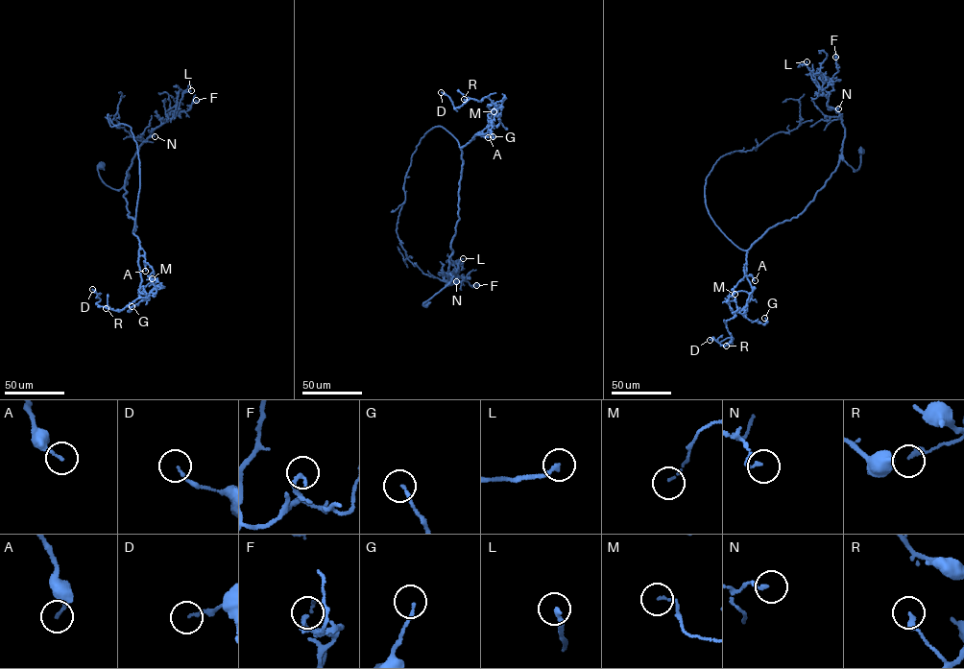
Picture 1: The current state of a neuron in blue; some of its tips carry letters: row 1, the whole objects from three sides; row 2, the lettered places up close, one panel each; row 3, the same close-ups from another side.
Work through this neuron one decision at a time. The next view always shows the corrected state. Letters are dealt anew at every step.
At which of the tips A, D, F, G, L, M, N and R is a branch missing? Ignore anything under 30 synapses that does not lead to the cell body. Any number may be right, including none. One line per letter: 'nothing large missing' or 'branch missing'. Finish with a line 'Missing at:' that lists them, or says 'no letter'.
A: nothing large missing
D: nothing large missing
F: nothing large missing
G: nothing large missing
L: nothing large missing
M: nothing large missing
N: nothing large missing
R: nothing large missing
Missing at: no letter

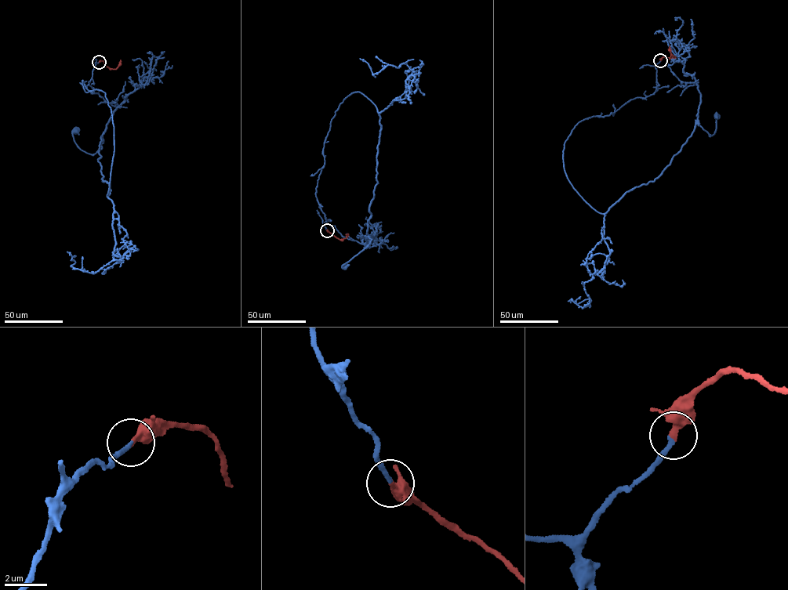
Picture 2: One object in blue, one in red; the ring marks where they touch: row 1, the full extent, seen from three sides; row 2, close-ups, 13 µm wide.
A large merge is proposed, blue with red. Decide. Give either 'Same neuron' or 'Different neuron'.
Same neuron

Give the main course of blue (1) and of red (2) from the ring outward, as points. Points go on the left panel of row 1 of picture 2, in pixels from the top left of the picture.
1: (99, 62), (82, 82), (104, 92), (111, 110), (107, 196), (102, 141), (89, 153), (75, 131)
2: (99, 61), (103, 61), (106, 66), (115, 69), (120, 60)

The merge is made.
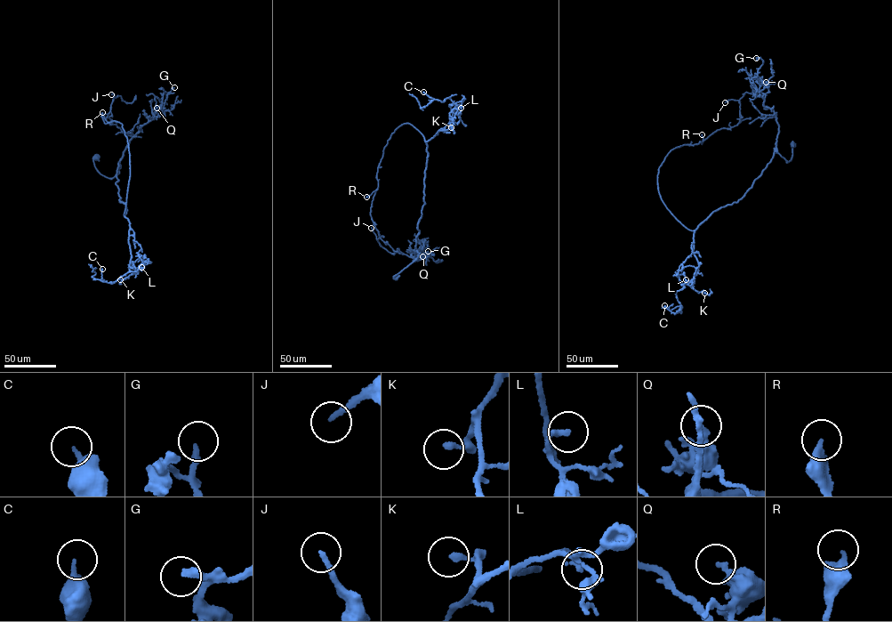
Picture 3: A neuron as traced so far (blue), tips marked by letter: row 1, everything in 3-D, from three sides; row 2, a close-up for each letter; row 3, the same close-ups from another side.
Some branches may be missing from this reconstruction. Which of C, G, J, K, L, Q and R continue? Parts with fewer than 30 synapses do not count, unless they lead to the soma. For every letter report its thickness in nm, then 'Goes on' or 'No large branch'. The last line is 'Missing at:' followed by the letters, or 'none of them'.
C: Thickness 280 nm. No large branch
G: Thickness 240 nm. Goes on
J: Thickness 180 nm. Goes on
K: Thickness 140 nm. No large branch
L: Thickness 200 nm. No large branch
Q: Thickness 180 nm. No large branch
R: Thickness 320 nm. No large branch
Missing at: G, J

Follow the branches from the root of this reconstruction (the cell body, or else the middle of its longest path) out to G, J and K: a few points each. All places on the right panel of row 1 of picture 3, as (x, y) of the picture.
G: (793, 144), (791, 157), (787, 162), (775, 150), (778, 125), (759, 93), (758, 69), (763, 62), (756, 58)
J: (793, 144), (688, 230), (658, 169), (737, 125), (739, 102), (725, 102)
K: (793, 144), (791, 159), (775, 151), (744, 195), (694, 230), (698, 268), (686, 284), (704, 293)

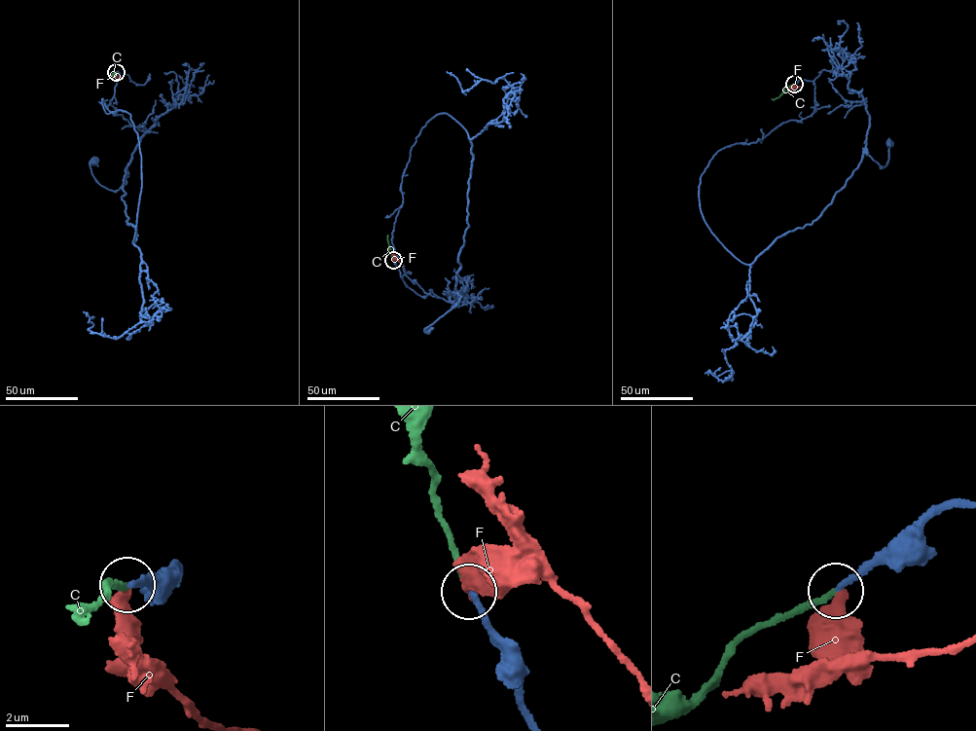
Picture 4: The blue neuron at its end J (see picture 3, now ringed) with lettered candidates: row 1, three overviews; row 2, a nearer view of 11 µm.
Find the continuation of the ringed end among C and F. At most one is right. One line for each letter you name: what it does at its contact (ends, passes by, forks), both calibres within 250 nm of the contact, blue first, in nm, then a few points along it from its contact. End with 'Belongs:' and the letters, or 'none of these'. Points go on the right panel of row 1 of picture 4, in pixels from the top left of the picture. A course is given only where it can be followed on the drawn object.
C: it ends; calibres 190 and 180 nm; course (794, 84), (777, 97), (772, 98)
Belongs: C

